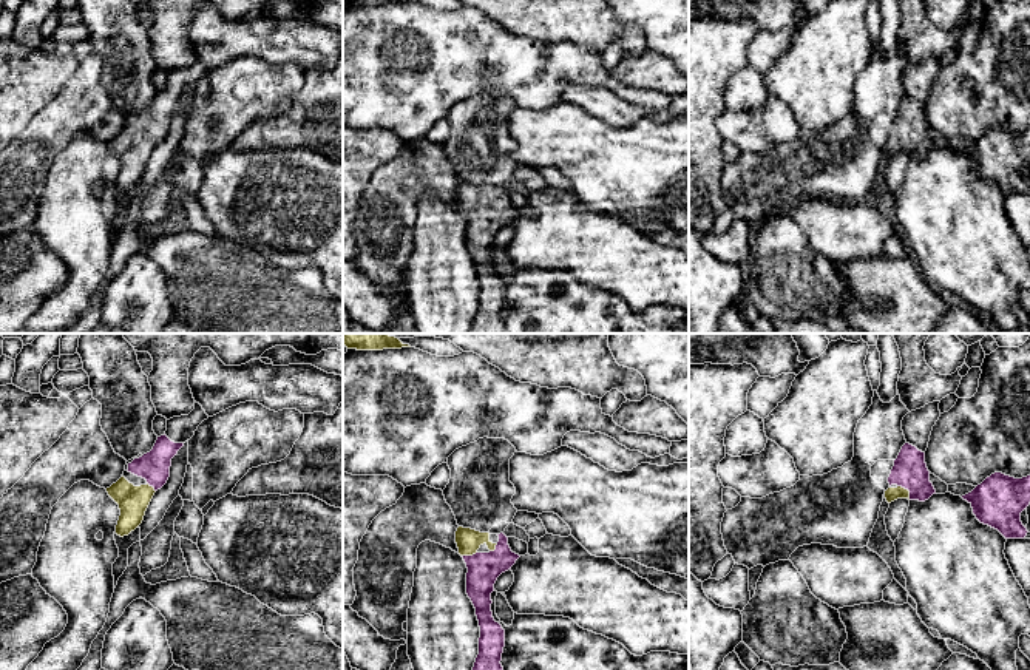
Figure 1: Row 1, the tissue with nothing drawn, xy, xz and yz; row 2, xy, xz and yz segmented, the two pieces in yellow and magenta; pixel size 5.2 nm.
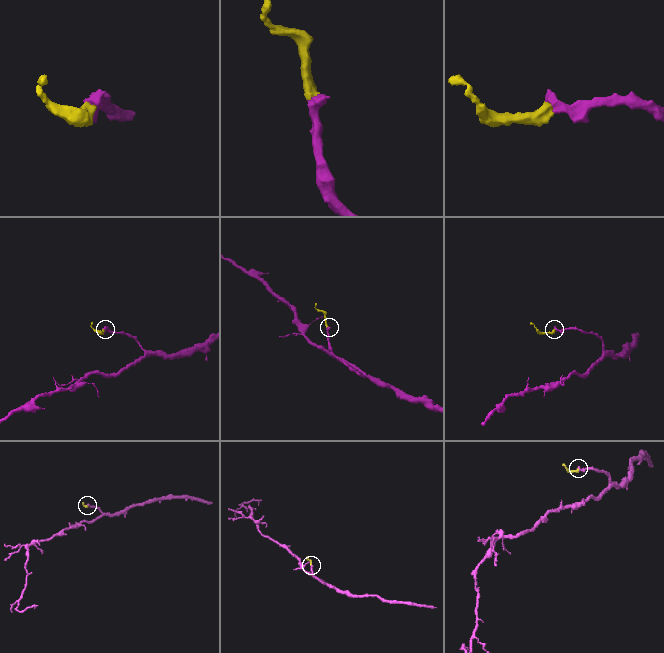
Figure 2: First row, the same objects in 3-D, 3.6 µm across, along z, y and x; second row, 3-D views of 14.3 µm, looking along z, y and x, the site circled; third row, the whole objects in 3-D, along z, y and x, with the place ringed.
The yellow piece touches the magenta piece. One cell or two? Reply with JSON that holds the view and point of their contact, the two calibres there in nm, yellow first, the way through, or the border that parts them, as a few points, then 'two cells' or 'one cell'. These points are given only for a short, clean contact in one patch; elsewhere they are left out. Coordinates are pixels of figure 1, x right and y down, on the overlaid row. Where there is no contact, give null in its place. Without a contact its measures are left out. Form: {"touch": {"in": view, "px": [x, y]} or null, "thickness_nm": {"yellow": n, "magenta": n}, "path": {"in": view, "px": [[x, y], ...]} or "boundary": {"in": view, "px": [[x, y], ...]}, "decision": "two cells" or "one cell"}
{"touch": {"in": "yz", "px": [907, 490]}, "thickness_nm": {"yellow": 70, "magenta": 180}, "path": {"in": "yz", "px": [[891, 494], [907, 490], [910, 471]]}, "decision": "one cell"}

